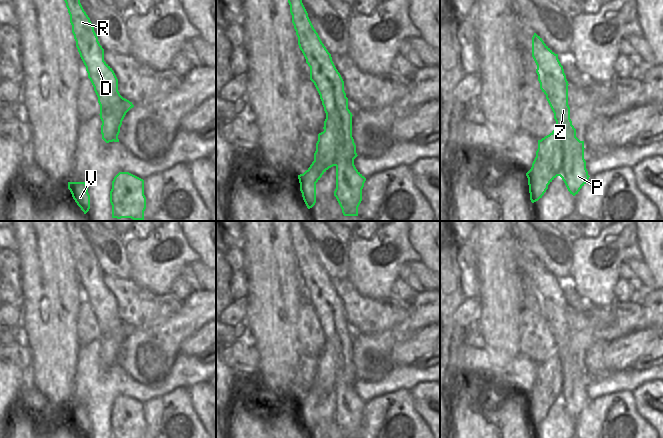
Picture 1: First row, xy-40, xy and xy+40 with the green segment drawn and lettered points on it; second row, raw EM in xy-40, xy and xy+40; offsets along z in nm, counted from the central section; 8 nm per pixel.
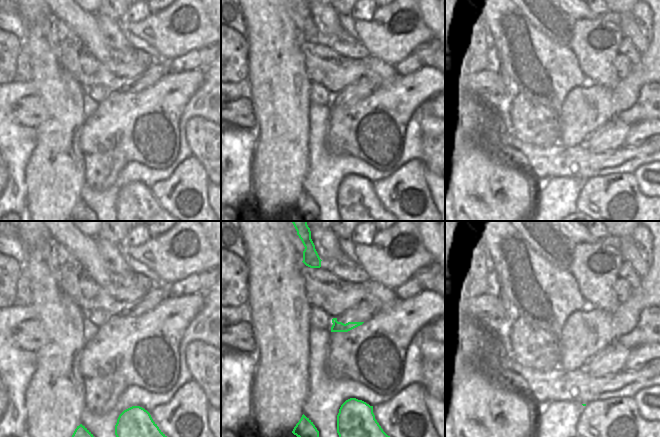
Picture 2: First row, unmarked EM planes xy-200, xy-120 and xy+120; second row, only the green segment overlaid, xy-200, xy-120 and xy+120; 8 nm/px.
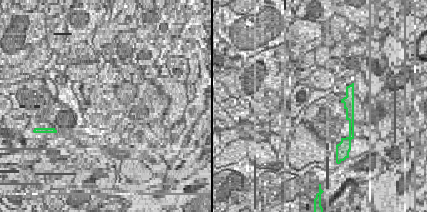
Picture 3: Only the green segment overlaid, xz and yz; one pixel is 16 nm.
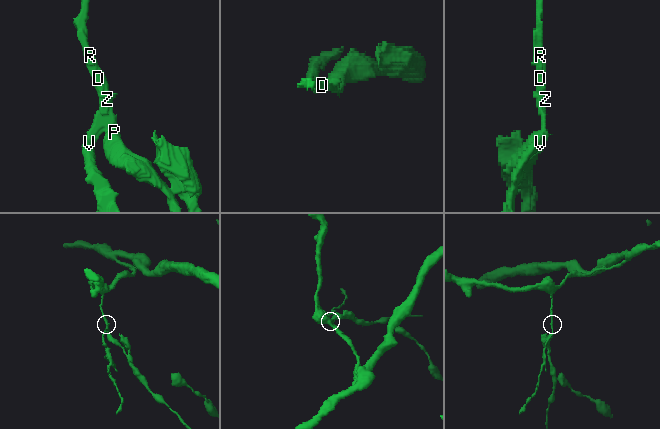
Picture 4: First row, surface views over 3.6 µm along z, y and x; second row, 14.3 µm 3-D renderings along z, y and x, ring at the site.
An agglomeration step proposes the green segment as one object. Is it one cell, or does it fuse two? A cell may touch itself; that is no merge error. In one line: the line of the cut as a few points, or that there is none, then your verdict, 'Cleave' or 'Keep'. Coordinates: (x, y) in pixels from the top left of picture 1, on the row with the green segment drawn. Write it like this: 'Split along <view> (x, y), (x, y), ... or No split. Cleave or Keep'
Split along xy+40 (551, 133), (555, 133), (562, 143), (562, 174), (560, 176). Cleave

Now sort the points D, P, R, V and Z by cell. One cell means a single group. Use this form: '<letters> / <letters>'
D P R Z / V

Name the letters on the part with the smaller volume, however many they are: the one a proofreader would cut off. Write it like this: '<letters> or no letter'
V

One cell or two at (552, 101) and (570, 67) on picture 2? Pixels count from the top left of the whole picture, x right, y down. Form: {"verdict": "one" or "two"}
{"verdict": "one"}

